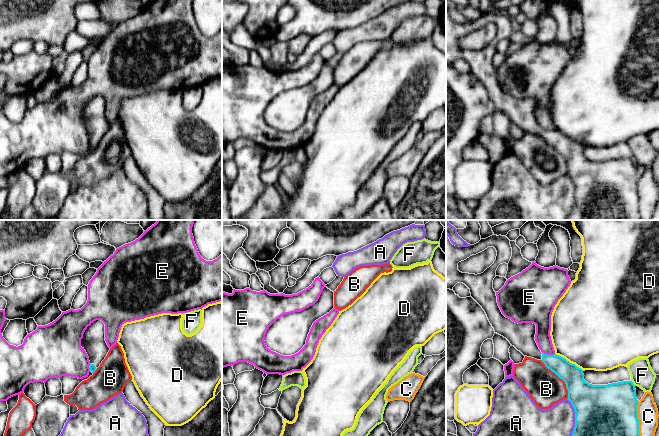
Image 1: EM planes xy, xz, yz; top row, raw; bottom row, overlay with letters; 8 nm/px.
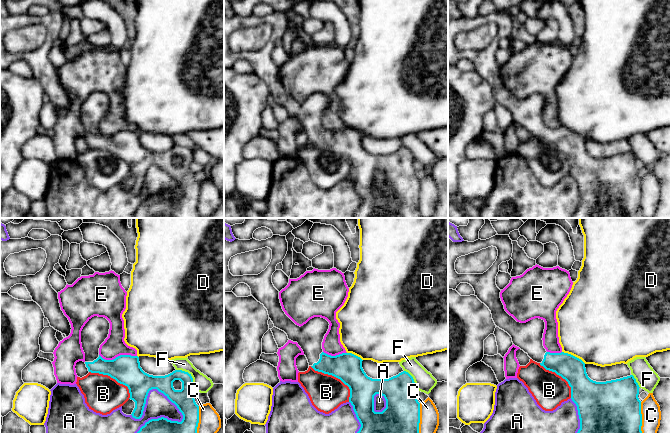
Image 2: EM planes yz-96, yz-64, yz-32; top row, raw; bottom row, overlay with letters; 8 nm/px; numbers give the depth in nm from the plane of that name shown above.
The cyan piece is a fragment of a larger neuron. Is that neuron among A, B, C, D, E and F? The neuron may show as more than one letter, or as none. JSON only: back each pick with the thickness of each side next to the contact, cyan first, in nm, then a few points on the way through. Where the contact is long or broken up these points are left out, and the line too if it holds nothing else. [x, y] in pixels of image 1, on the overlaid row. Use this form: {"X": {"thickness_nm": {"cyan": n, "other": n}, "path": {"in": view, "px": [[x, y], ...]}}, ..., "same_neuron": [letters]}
{"same_neuron": []}

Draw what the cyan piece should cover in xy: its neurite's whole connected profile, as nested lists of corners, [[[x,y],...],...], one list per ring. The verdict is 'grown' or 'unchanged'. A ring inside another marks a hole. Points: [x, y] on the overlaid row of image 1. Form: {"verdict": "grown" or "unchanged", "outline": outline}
{"verdict": "grown", "outline": [[[96,320],[87,327],[81,339],[81,347],[86,351],[90,371],[94,373],[110,350],[105,341],[105,324],[101,320]]]}

